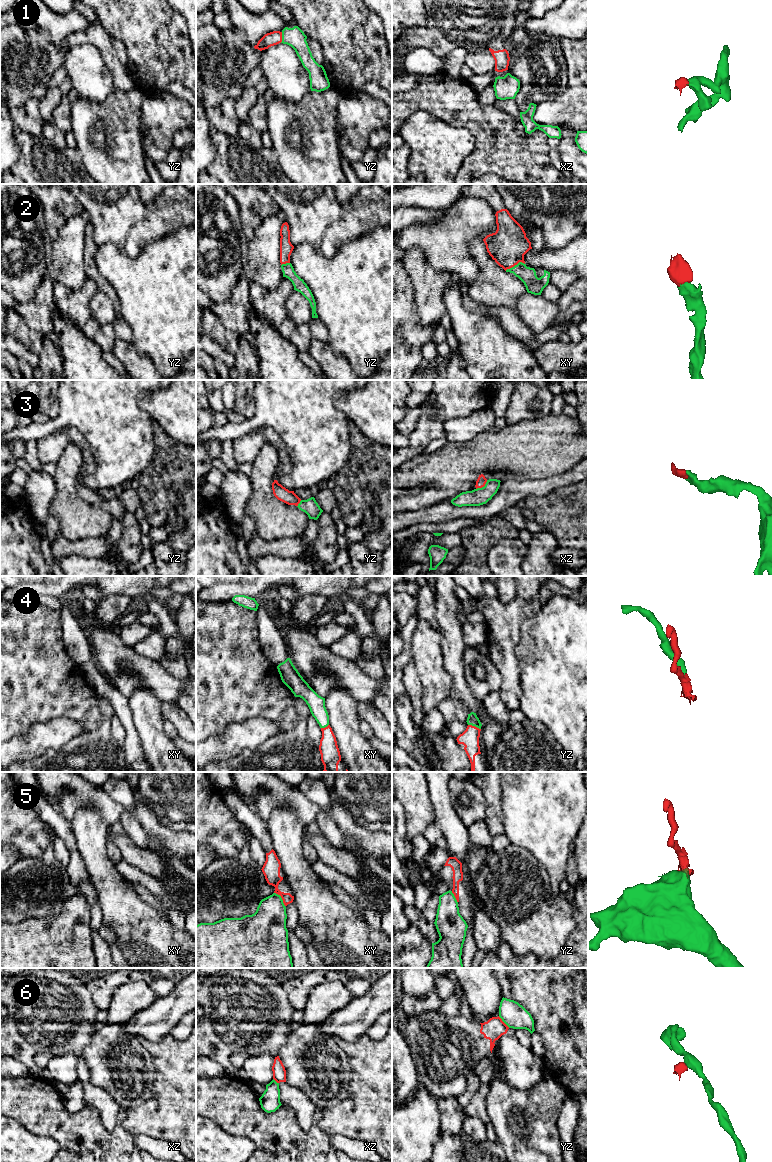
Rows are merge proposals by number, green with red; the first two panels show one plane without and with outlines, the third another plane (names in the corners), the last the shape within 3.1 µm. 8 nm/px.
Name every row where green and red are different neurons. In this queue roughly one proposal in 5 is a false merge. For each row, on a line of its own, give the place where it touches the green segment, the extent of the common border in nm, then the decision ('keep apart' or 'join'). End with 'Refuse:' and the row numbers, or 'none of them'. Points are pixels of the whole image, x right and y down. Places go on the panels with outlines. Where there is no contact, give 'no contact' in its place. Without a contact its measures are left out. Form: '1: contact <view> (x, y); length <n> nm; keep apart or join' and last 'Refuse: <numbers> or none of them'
1: contact yz (282, 37); length 90 nm; join
2: contact xy (515, 265); length 170 nm; join
3: contact xz (482, 487); length 120 nm; join
4: contact yz (474, 725); length 110 nm; join
5: contact xy (281, 898); length 140 nm; keep apart
6: contact yz (504, 1022); length 130 nm; keep apart
Refuse: 5, 6

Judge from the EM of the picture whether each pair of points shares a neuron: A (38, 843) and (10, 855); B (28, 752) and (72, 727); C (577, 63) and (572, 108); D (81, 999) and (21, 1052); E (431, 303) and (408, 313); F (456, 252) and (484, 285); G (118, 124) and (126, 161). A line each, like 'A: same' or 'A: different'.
A: different
B: same
C: same
D: same
E: different
F: different
G: same

